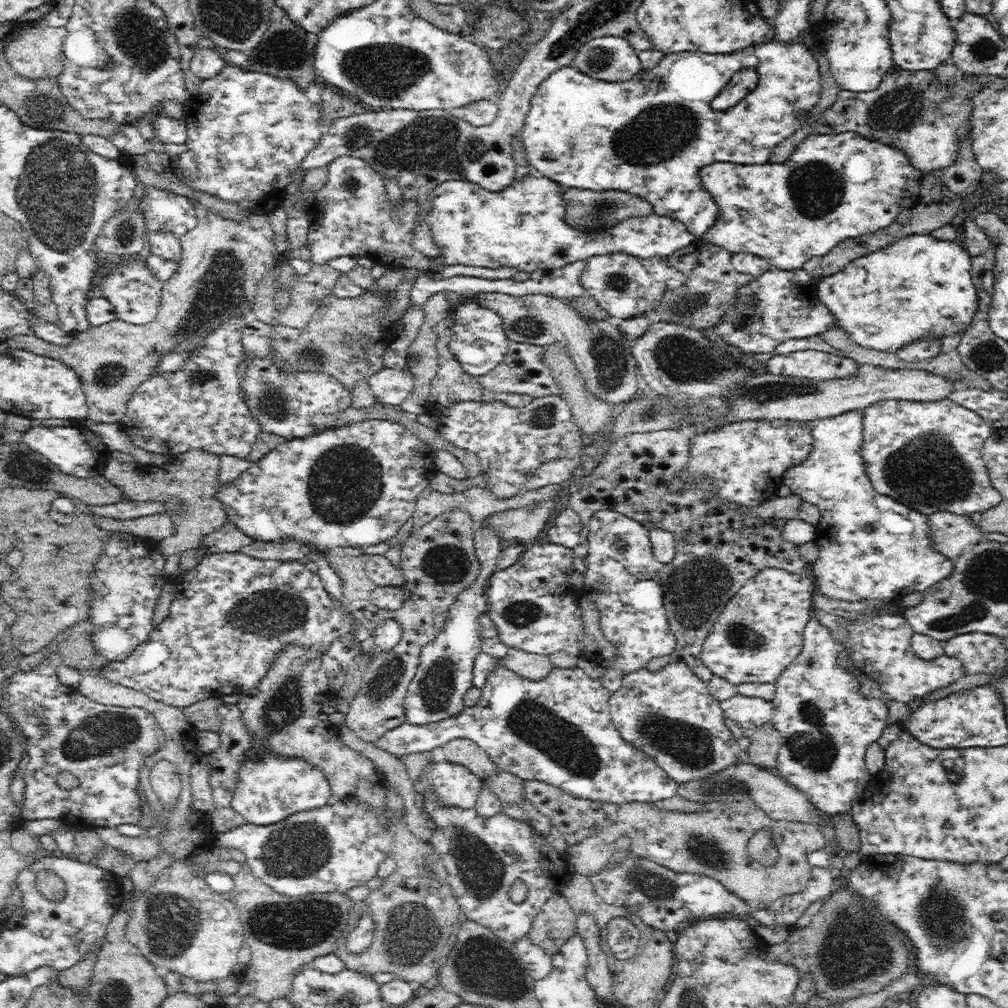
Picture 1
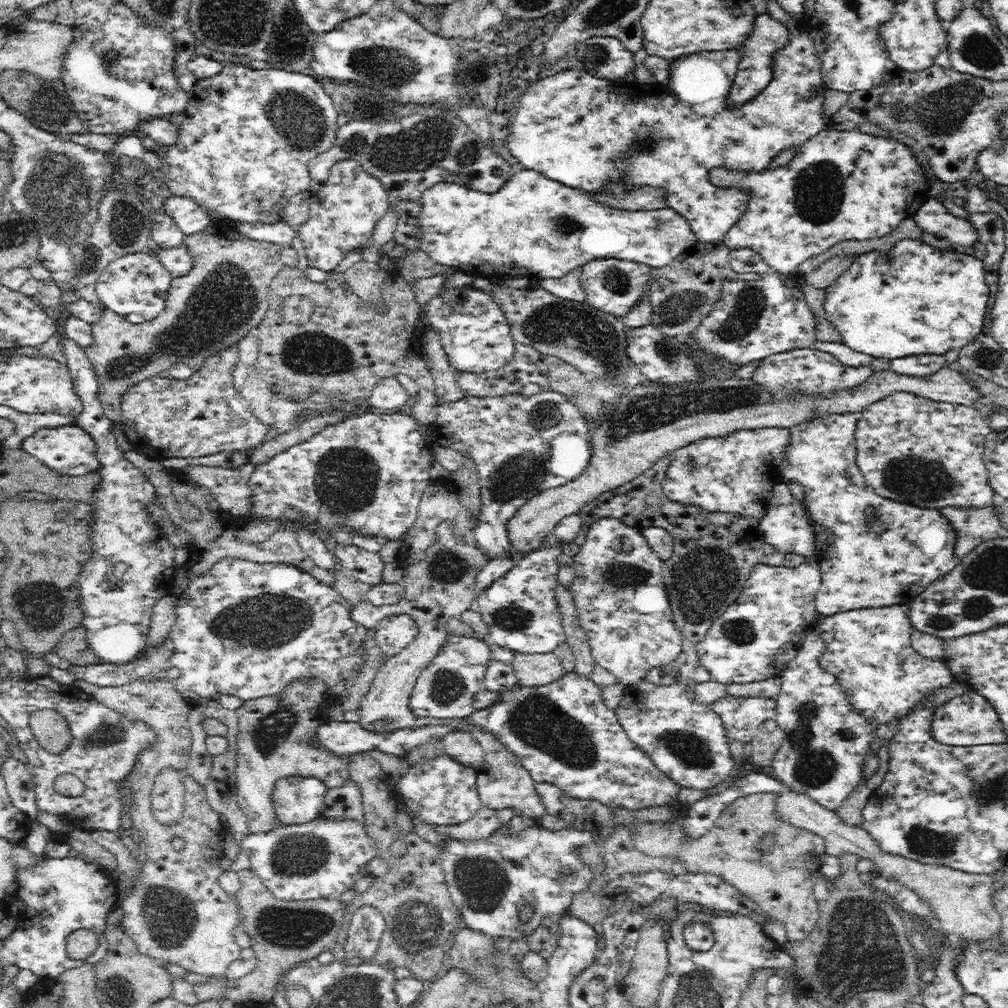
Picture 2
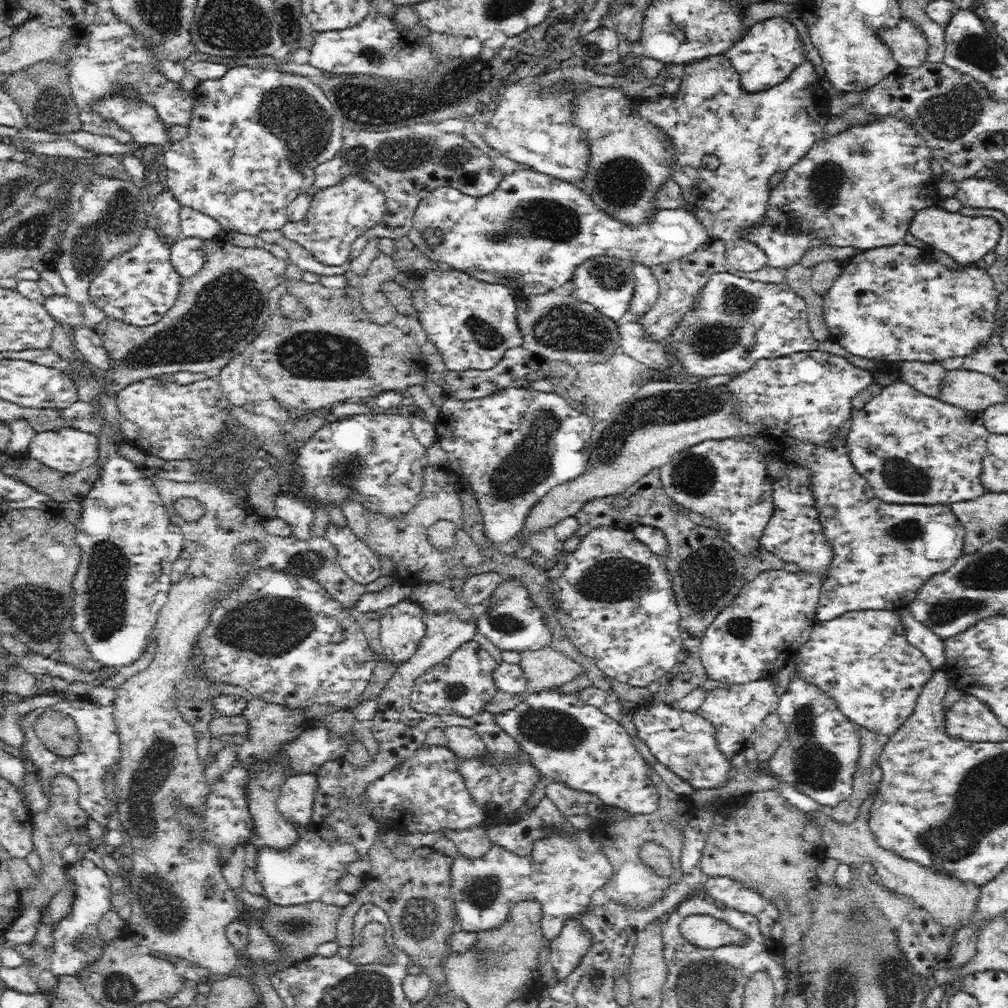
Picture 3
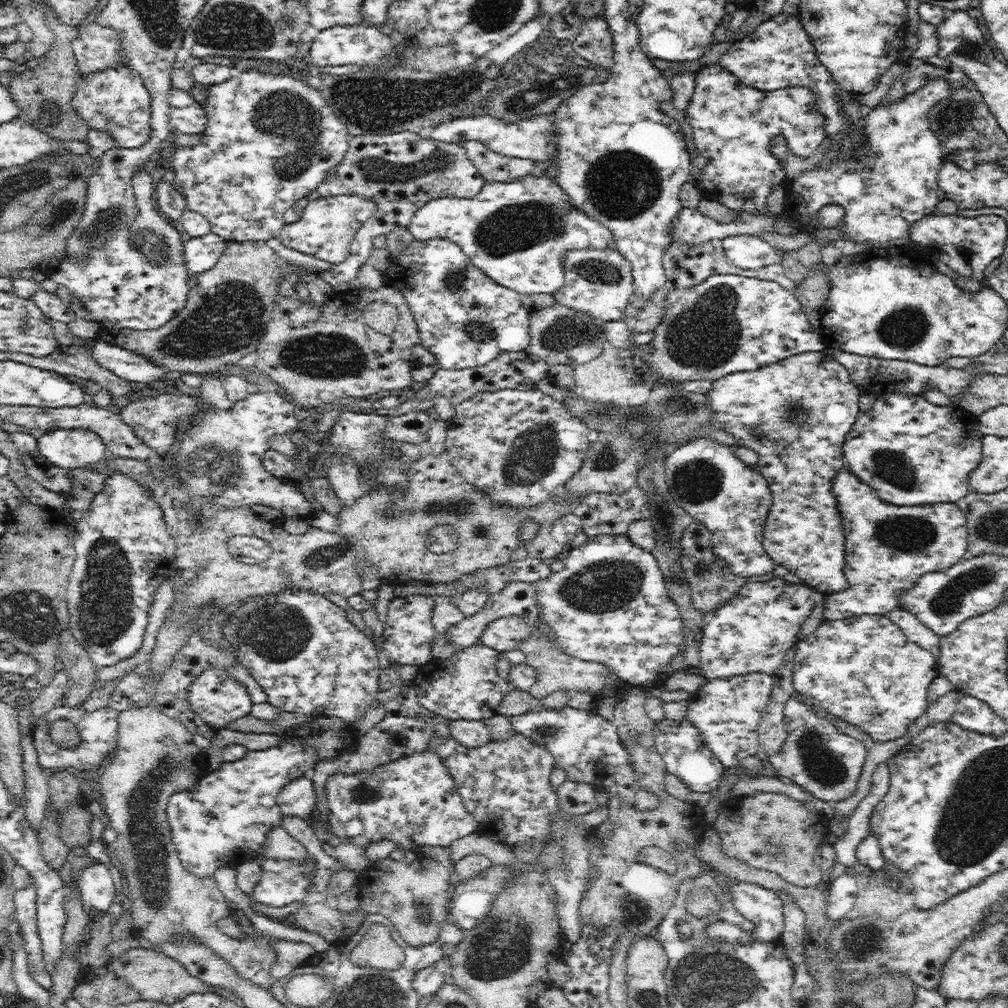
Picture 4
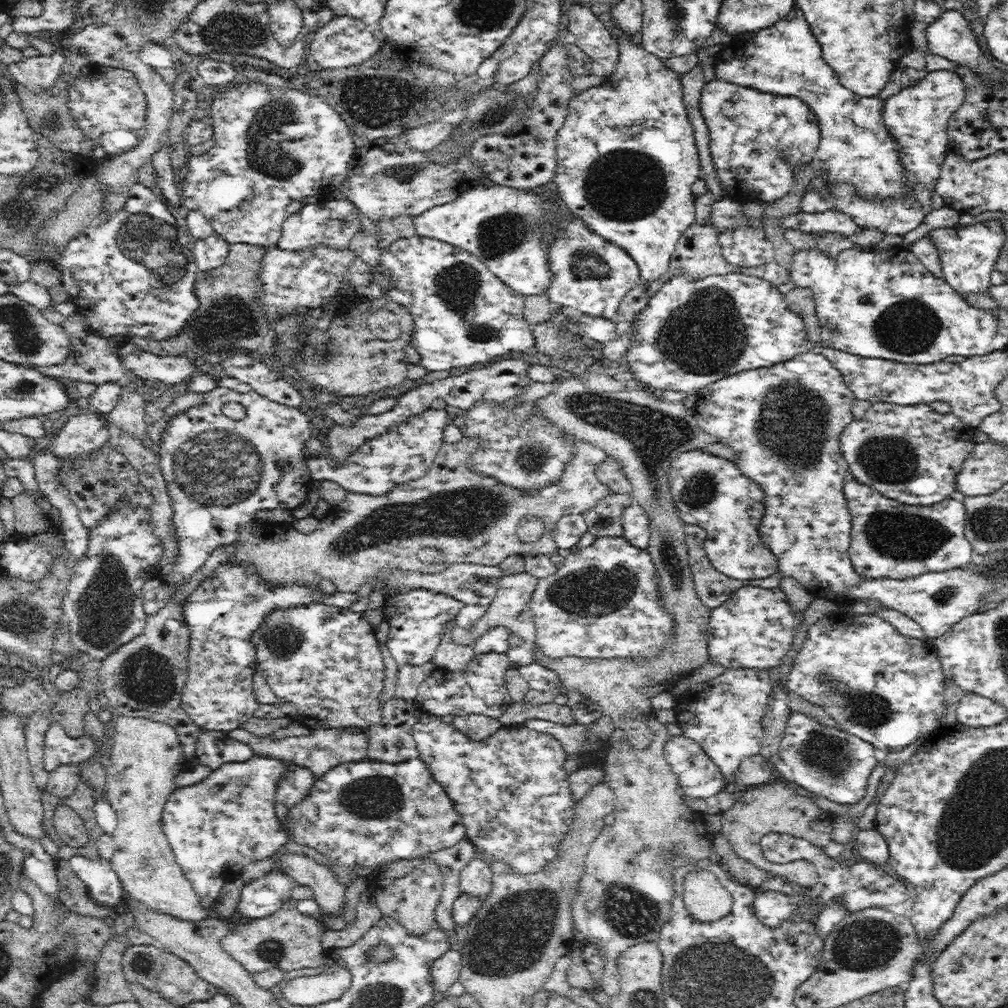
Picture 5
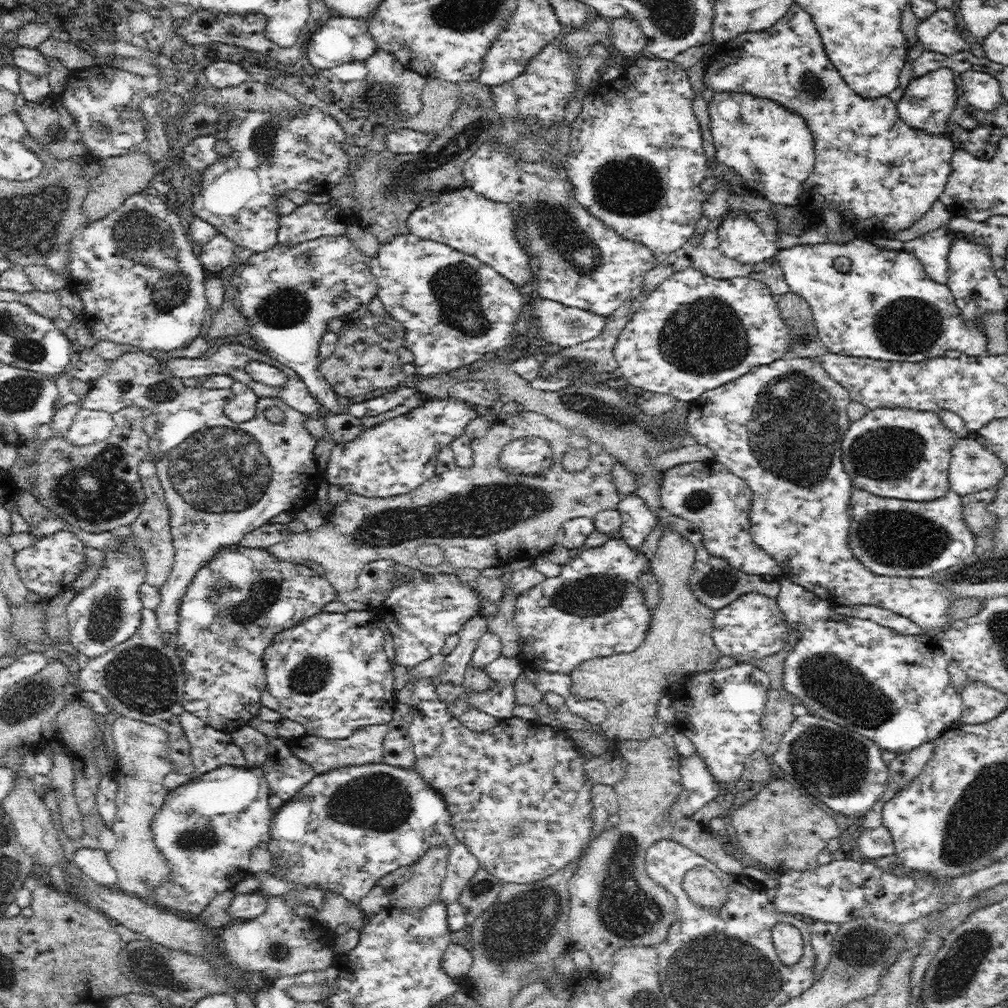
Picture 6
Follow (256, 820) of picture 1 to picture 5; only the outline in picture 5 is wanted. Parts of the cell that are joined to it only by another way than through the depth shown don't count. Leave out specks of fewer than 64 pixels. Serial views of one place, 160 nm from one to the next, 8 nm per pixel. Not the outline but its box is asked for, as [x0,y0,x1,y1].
[277,765,315,809]

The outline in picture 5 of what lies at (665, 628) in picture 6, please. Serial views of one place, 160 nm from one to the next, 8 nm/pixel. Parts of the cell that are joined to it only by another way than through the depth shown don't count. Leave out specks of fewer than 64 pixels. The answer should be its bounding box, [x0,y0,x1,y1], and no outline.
[532,375,720,723]

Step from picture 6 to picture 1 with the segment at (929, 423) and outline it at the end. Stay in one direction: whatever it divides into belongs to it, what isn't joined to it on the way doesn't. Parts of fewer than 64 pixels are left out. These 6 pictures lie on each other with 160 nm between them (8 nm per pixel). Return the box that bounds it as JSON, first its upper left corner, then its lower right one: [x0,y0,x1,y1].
[862,397,1004,516]

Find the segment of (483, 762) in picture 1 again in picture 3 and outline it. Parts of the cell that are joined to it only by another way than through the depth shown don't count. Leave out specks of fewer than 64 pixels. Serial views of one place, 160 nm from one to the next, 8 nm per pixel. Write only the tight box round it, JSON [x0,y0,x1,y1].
[443,726,487,760]

